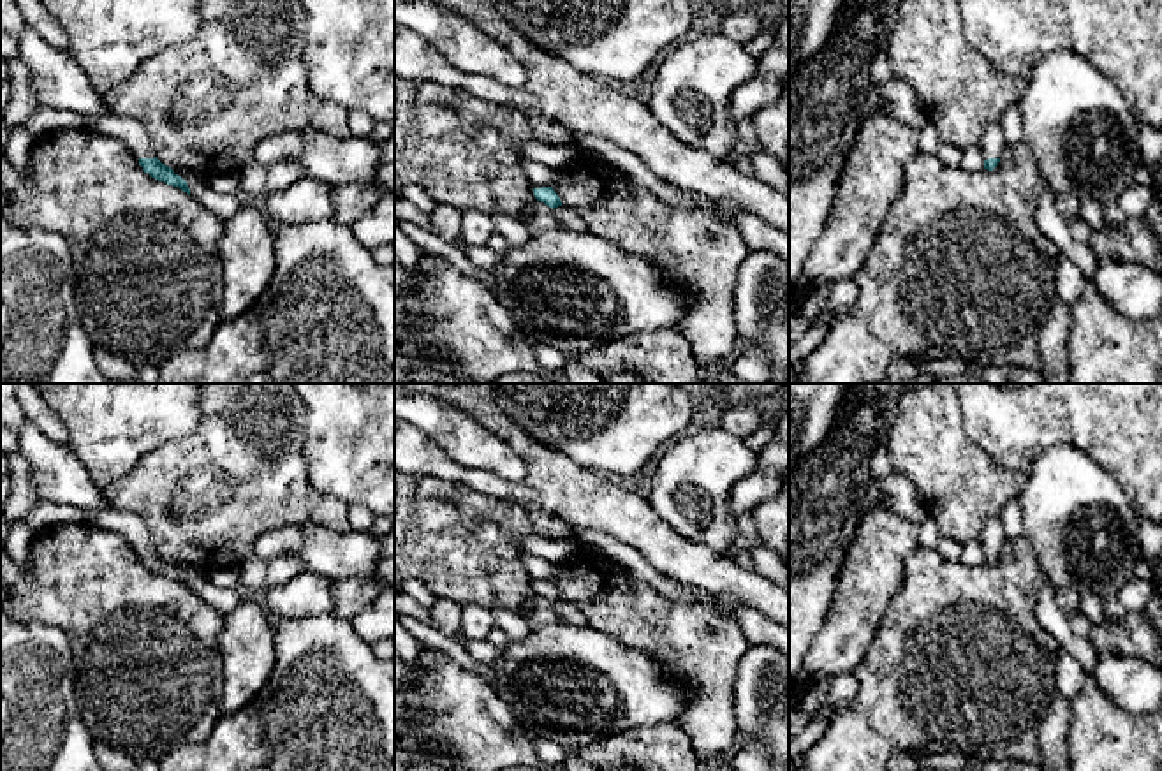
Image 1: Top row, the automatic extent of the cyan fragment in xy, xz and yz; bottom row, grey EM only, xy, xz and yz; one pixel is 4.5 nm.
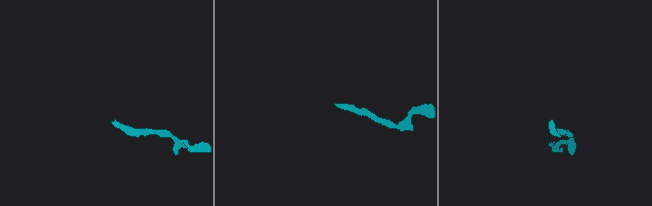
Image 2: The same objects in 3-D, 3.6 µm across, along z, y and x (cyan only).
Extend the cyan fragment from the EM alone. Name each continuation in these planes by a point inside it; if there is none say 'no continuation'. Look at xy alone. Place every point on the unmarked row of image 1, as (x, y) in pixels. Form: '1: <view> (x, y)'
1: xy (132, 527)

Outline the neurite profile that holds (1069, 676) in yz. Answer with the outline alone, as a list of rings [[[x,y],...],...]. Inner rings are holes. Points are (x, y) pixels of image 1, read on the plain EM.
[[[1060,650],[1055,669],[1056,694],[1069,701],[1074,699],[1083,690],[1086,678],[1085,669],[1069,653]]]

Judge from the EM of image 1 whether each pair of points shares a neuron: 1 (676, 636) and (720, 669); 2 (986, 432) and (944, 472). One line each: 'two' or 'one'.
1: one
2: two

